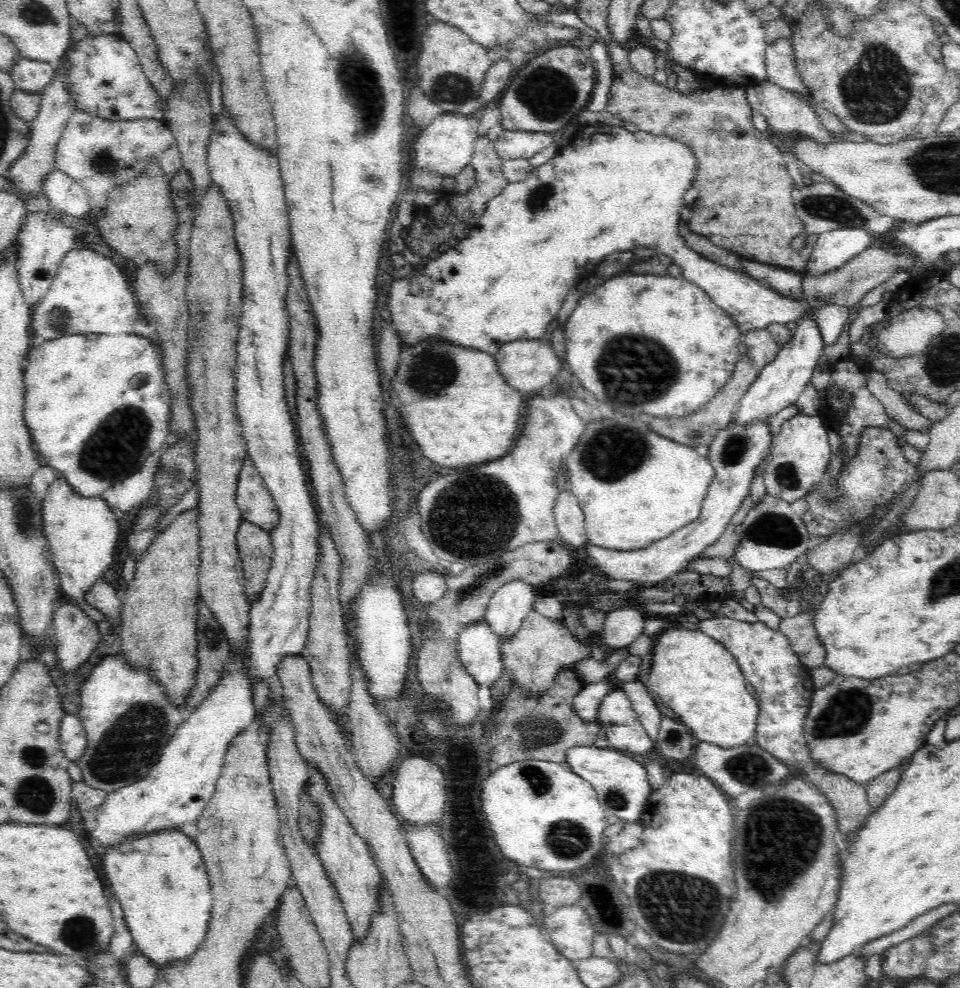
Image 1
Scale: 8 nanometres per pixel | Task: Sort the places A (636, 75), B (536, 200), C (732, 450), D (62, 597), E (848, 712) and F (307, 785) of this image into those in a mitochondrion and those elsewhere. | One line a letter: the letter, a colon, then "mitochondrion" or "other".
A: other
B: mitochondrion
C: mitochondrion
D: other
E: mitochondrion
F: other

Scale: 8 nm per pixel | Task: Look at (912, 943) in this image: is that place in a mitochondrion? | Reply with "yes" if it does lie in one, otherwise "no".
no

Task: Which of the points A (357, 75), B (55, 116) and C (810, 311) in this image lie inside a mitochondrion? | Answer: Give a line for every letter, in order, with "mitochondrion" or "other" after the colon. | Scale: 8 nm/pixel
A: mitochondrion
B: other
C: other

